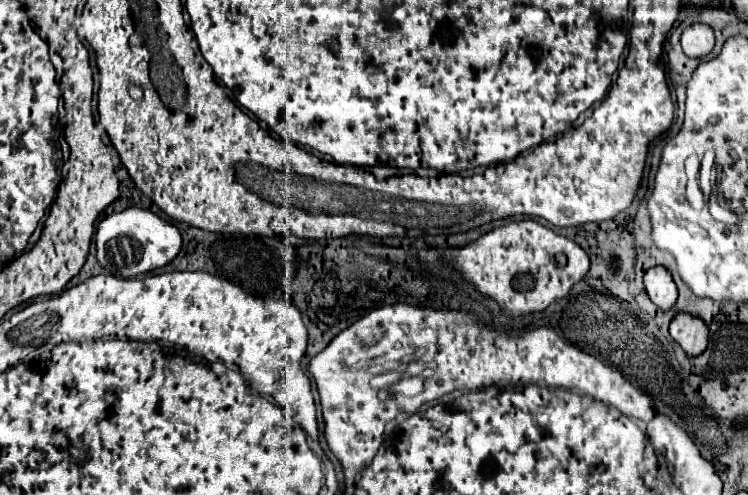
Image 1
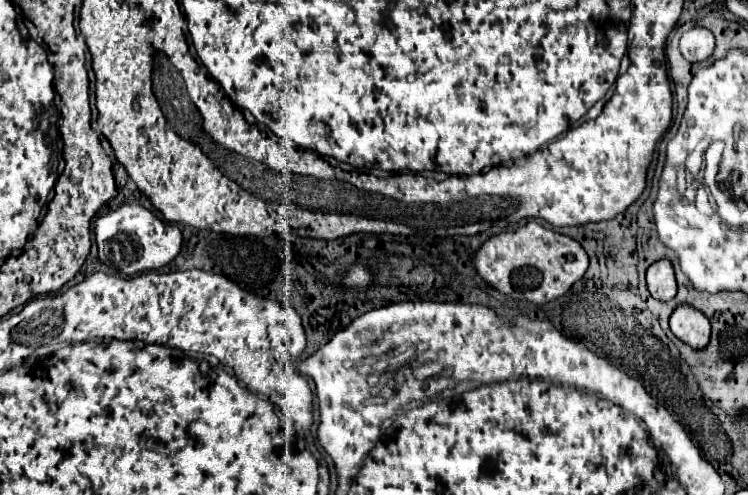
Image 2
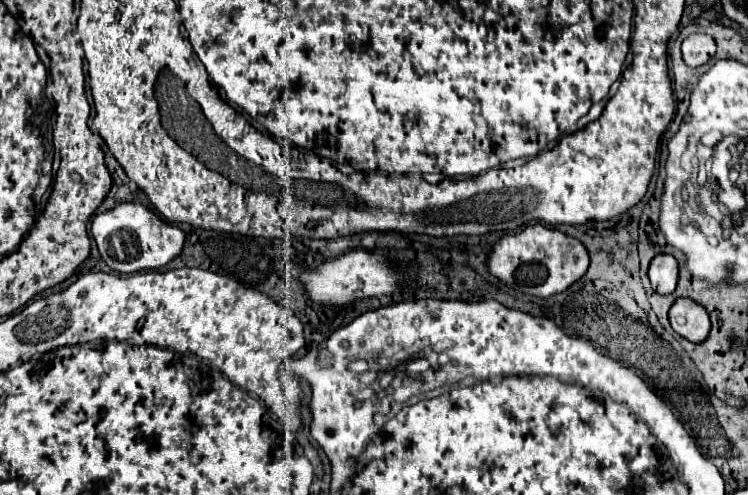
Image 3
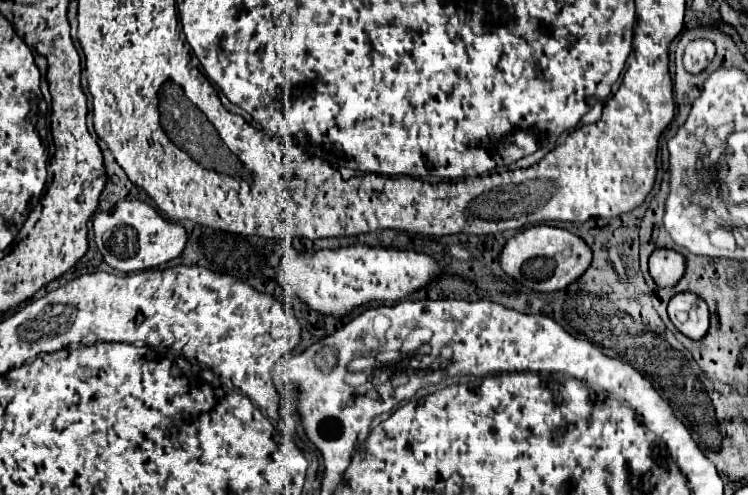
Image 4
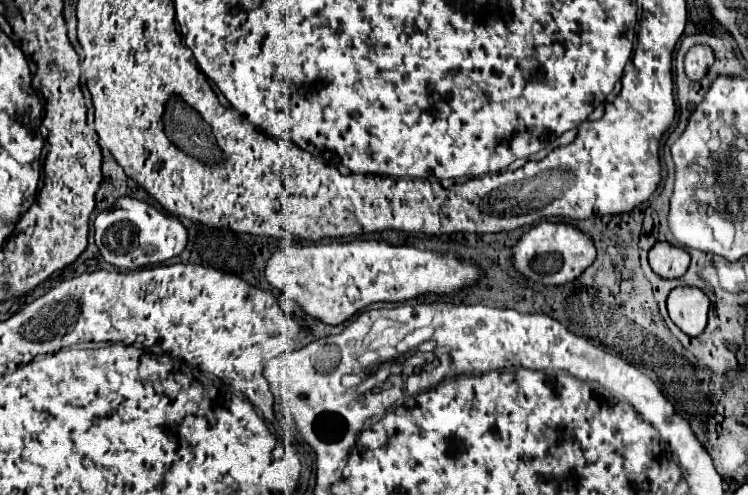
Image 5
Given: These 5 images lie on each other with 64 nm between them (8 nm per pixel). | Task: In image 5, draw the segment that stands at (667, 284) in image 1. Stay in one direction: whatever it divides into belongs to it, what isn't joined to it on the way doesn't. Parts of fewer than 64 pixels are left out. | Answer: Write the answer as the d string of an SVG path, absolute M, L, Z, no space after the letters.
M658 242L650 250L650 268L664 280L680 278L690 264L690 256L682 248L674 248L668 242Z

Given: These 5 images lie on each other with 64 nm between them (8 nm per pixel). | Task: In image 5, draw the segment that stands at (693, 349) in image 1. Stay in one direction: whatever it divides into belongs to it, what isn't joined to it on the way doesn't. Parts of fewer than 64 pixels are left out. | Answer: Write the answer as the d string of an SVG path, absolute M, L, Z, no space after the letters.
M680 286L668 296L668 314L672 322L688 336L700 336L708 322L710 300L698 288Z

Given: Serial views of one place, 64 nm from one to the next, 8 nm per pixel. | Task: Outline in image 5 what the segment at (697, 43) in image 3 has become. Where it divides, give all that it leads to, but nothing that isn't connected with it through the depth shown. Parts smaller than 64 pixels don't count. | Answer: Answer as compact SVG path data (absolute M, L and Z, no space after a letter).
M704 44L692 46L684 58L684 68L686 68L688 78L700 80L708 72L712 62L714 62L714 54L712 54L710 46L704 46Z

